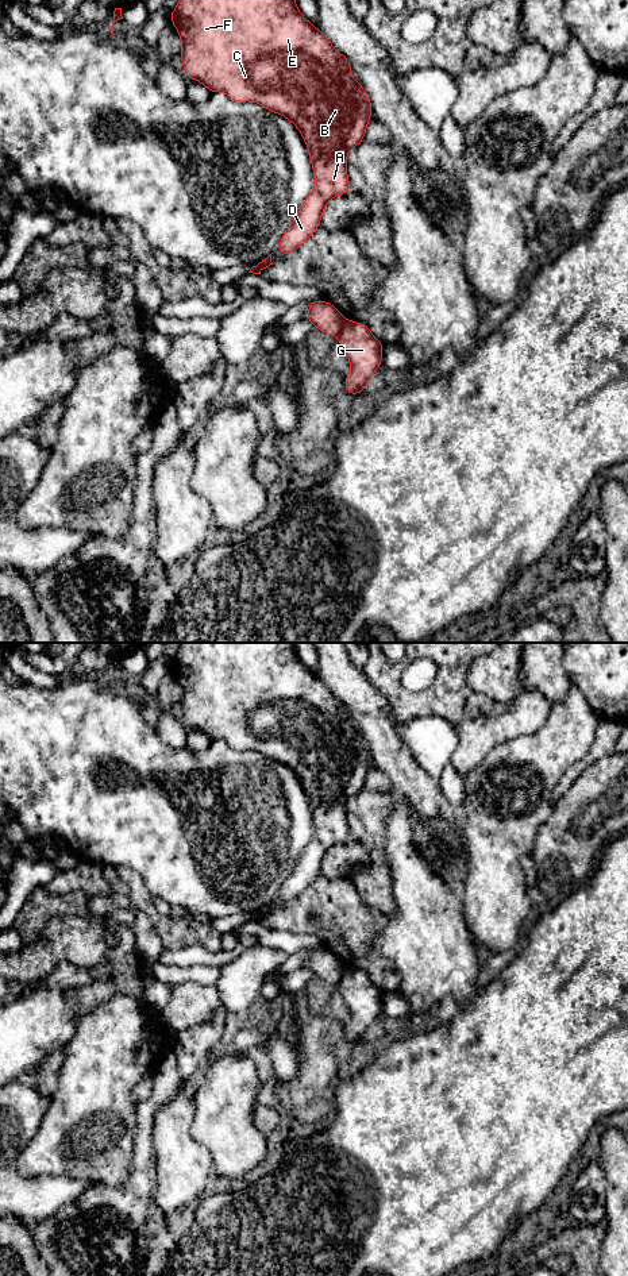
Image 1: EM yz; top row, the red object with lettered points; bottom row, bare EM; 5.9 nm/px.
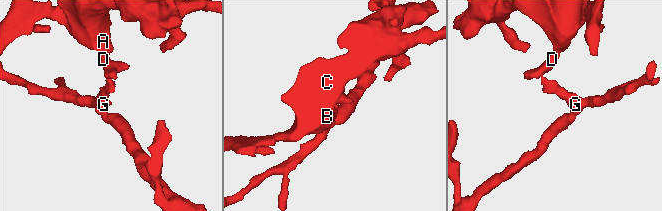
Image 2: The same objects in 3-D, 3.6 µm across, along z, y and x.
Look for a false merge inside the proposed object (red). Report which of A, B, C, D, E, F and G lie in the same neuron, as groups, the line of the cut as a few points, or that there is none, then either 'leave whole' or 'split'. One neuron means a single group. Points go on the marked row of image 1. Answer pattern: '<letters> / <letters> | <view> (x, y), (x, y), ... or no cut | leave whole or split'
A B C D E F / G | yz (345, 320), (336, 335) | split

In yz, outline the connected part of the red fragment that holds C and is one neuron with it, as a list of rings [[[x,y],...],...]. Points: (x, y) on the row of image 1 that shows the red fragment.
[[[180,0],[170,12],[182,49],[180,57],[188,78],[204,84],[211,93],[224,92],[236,103],[254,101],[290,120],[309,150],[315,188],[282,235],[277,251],[282,257],[297,250],[320,227],[330,200],[351,190],[347,177],[347,153],[365,140],[373,113],[367,92],[352,78],[351,63],[298,11],[294,0]]]

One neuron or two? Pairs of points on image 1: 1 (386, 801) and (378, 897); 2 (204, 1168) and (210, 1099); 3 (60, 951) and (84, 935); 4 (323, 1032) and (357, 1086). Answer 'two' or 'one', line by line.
1: one
2: two
3: one
4: two

